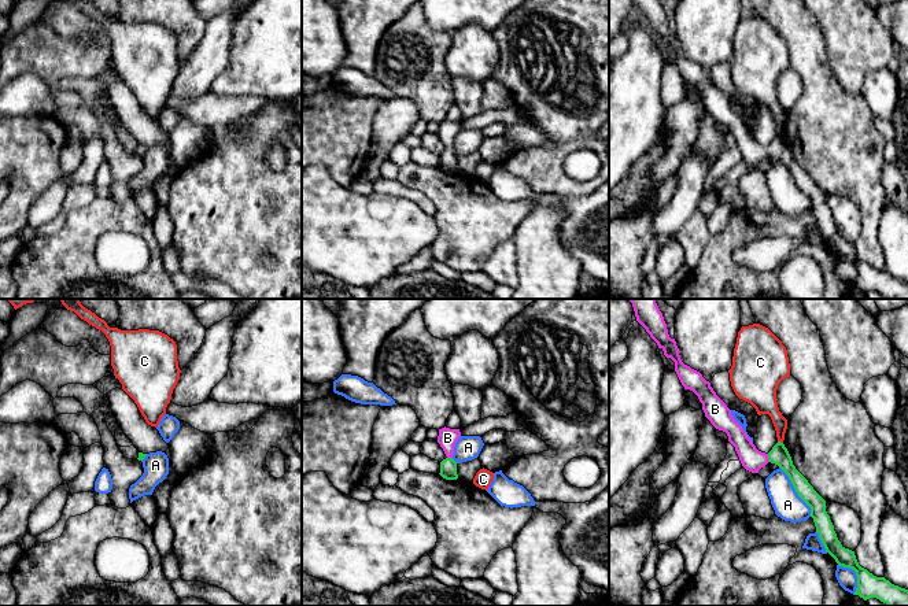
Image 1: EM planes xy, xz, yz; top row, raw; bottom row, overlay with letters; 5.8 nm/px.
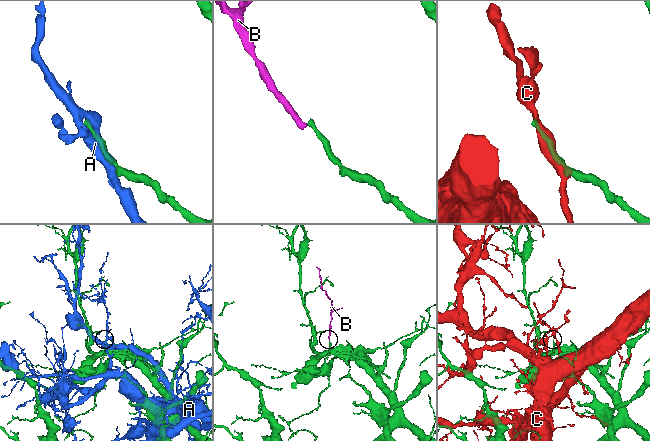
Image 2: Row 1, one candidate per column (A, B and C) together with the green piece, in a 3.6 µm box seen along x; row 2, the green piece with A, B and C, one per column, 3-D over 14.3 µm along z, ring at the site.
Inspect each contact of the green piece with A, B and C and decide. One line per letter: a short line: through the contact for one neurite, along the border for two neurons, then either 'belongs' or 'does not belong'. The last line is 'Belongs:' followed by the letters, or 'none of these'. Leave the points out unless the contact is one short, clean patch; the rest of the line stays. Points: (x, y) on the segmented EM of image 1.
A: does not belong
B: yz (779, 455), (768, 458), (752, 459) | belongs
C: does not belong
Belongs: B

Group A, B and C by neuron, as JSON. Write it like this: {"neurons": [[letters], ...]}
{"neurons": [["A"], ["B"], ["C"]]}

